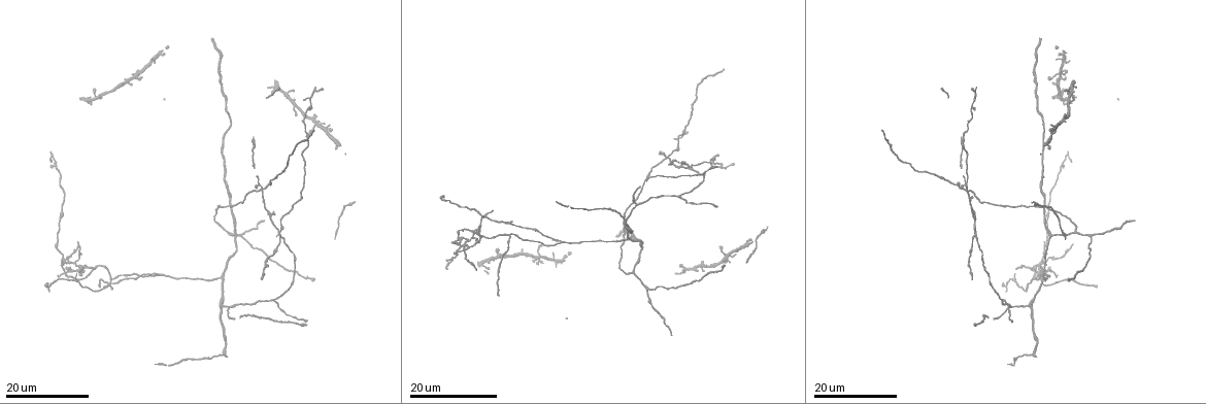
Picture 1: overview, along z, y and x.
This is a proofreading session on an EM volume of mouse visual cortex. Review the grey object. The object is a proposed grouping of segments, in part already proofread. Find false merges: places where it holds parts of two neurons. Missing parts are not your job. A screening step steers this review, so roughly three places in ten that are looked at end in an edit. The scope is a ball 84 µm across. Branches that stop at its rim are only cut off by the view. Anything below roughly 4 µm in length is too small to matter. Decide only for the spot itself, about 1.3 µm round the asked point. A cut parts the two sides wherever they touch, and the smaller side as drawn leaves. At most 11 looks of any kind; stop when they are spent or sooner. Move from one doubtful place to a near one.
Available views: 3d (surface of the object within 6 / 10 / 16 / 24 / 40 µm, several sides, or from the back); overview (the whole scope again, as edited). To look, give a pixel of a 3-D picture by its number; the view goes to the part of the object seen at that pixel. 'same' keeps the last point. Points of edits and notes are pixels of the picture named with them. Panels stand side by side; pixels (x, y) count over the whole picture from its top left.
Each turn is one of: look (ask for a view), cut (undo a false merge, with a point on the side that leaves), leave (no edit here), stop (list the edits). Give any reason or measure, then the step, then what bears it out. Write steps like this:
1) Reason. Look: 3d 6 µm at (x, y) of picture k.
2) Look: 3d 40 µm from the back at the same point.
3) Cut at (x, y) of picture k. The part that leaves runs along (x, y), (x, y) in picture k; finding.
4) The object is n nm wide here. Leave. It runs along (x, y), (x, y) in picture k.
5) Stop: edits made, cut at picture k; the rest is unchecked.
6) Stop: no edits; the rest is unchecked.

Branch point. Look: 3d 24 µm at (272, 300) of picture 1.

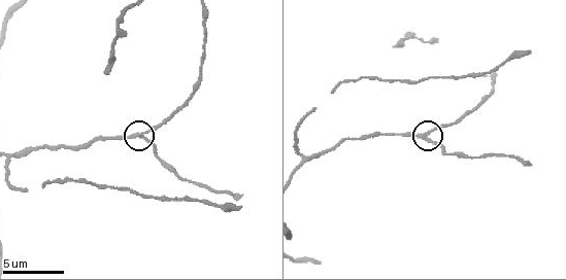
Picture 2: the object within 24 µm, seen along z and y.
Look: 3d 6 µm at (425, 135) of picture 2.

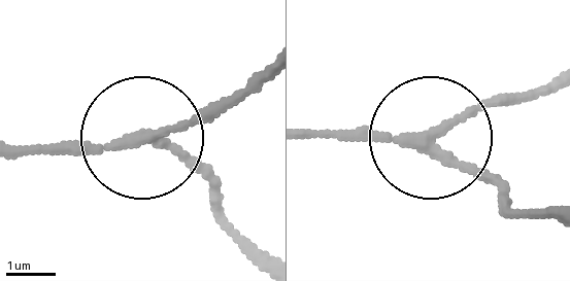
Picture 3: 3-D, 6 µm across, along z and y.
The side arm is 12 µm long. Leave. It runs along (305, 131), (429, 139), (510, 200) in picture 3; all the same neuron.

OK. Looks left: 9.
Look: 3d 16 µm at (1031, 307) of picture 1.

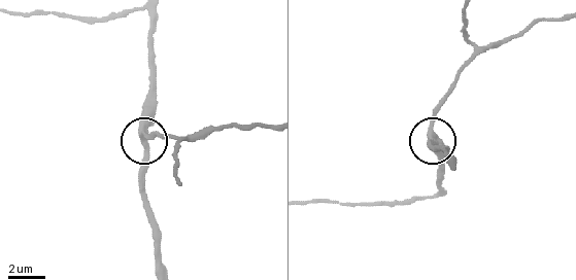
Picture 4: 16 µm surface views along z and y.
Closer look. Look: 3d 10 µm at (432, 133) of picture 4.

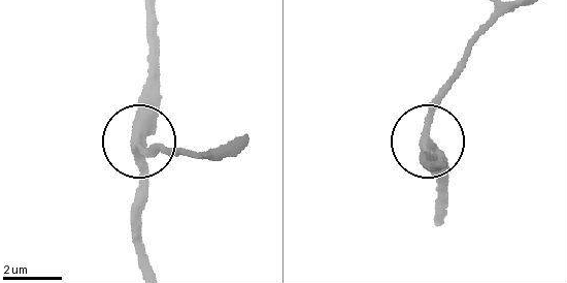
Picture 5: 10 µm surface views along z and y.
3 arms meet here. Leave. Continuous, no second neuron.

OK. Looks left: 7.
Two arms in line, one across. Look: 3d 24 µm at (109, 276) of picture 1.

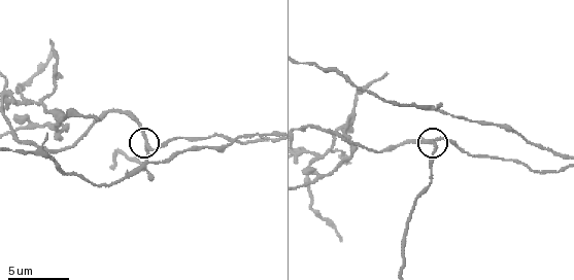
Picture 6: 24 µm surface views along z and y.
Look: 3d 10 µm at (433, 144) of picture 6.

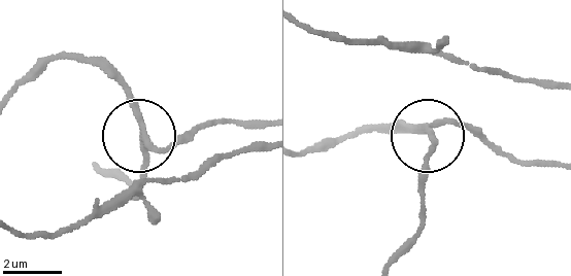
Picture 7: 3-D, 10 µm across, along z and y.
3 arms meet here. Cut at (433, 136) of picture 7. The part that leaves runs along (421, 130), (435, 142), (421, 174), (421, 226), (391, 263) in picture 7; a second neuron is stuck on.

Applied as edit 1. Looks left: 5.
Two arms in line, one across. Look: 3d 24 µm at (160, 276) of picture 1.

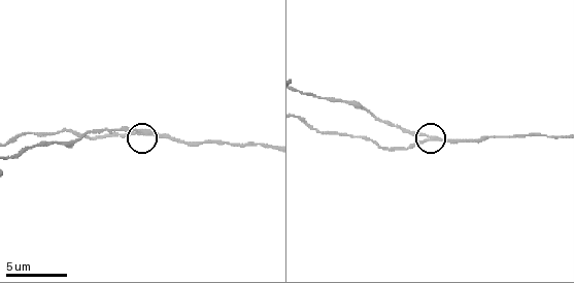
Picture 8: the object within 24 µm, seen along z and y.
Look: 3d 10 µm at (137, 132) of picture 8.

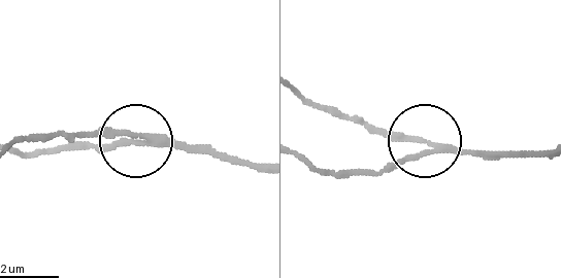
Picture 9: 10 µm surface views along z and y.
3 arms meet here. Leave. It runs along (256, 162), (227, 162), (116, 132), (44, 132) in picture 9; one neuron here.

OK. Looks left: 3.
Arms part here. Look: 3d 16 µm at (280, 233) of picture 1.

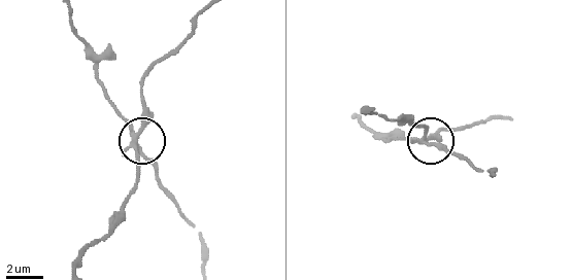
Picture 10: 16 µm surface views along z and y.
Look: 3d 10 µm at (430, 139) of picture 10.

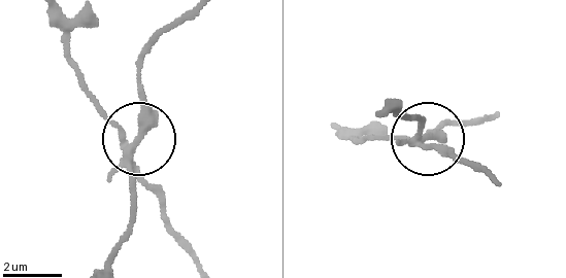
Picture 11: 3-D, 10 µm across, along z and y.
Cut at (145, 114) of picture 11. The part that leaves runs along (126, 150), (140, 124), (142, 58), (185, 13) in picture 11; a second neuron is stuck on.

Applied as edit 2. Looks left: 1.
Stop: edits made, cut at picture 7, cut at picture 11; the rest is unchecked.

